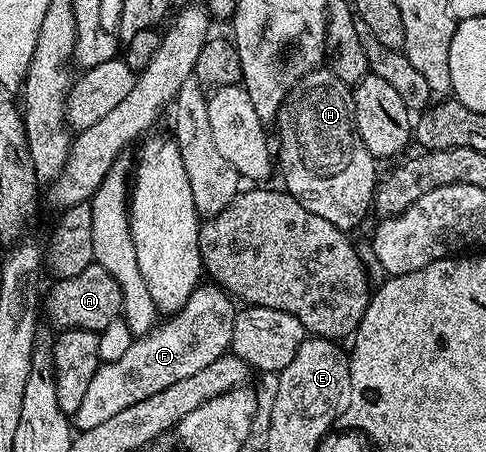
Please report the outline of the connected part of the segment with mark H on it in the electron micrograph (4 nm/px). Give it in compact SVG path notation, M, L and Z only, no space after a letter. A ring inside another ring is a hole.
M313 69L308 72L301 80L296 80L297 88L290 90L288 94L282 98L278 109L275 126L277 126L277 139L281 142L281 159L279 155L279 175L285 178L283 183L284 190L295 197L295 201L299 201L299 205L303 205L303 209L307 209L311 213L316 213L319 217L323 217L326 221L331 221L331 225L335 225L340 231L346 233L352 232L352 227L357 227L365 219L365 214L371 211L373 207L373 196L379 186L379 174L377 175L378 160L374 159L372 153L367 149L367 145L363 145L363 137L359 137L359 129L355 125L355 101L353 100L353 92L350 84L339 81L339 77L335 77L335 73L328 69Z

